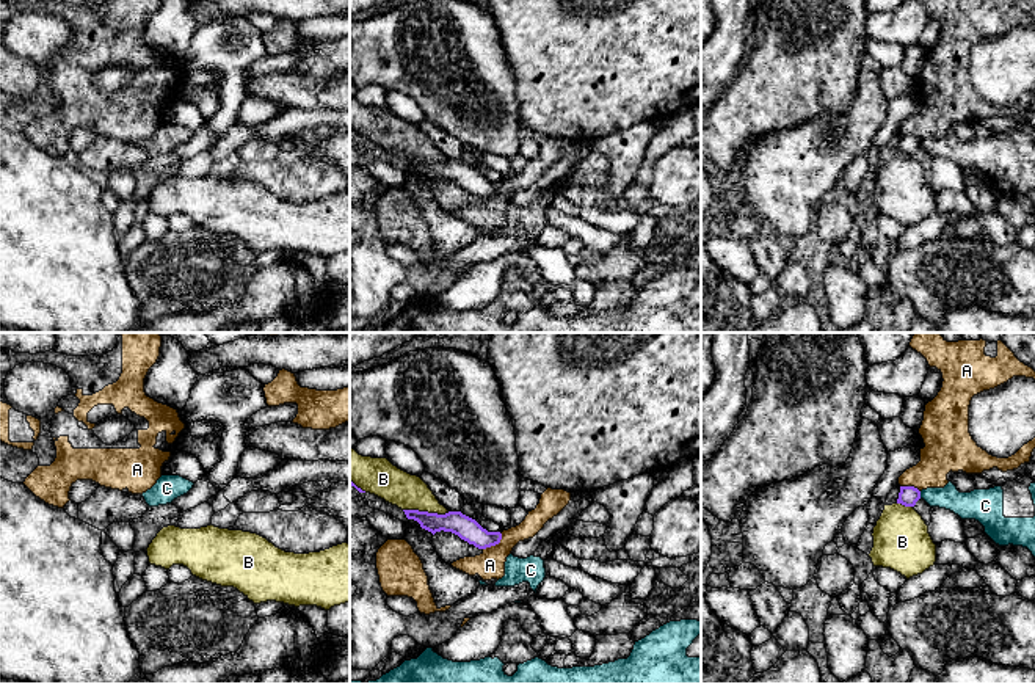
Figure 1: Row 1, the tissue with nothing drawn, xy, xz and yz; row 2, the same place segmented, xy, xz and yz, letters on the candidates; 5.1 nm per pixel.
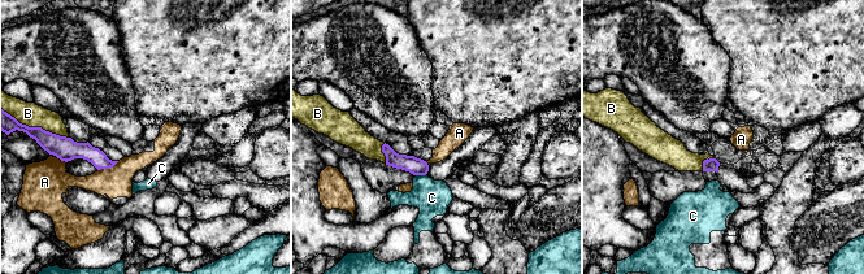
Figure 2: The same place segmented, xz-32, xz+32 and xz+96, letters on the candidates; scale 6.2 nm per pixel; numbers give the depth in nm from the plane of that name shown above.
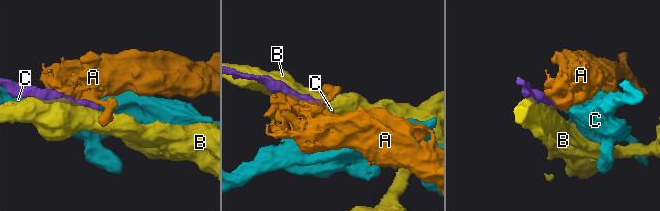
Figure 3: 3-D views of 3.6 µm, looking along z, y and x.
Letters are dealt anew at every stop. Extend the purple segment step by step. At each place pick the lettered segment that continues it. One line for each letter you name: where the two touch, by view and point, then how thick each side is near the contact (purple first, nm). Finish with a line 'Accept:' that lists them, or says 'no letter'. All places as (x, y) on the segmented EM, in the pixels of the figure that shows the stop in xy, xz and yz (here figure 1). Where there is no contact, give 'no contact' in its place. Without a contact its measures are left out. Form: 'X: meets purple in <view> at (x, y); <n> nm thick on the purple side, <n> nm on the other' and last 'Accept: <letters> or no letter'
Accept: no letter

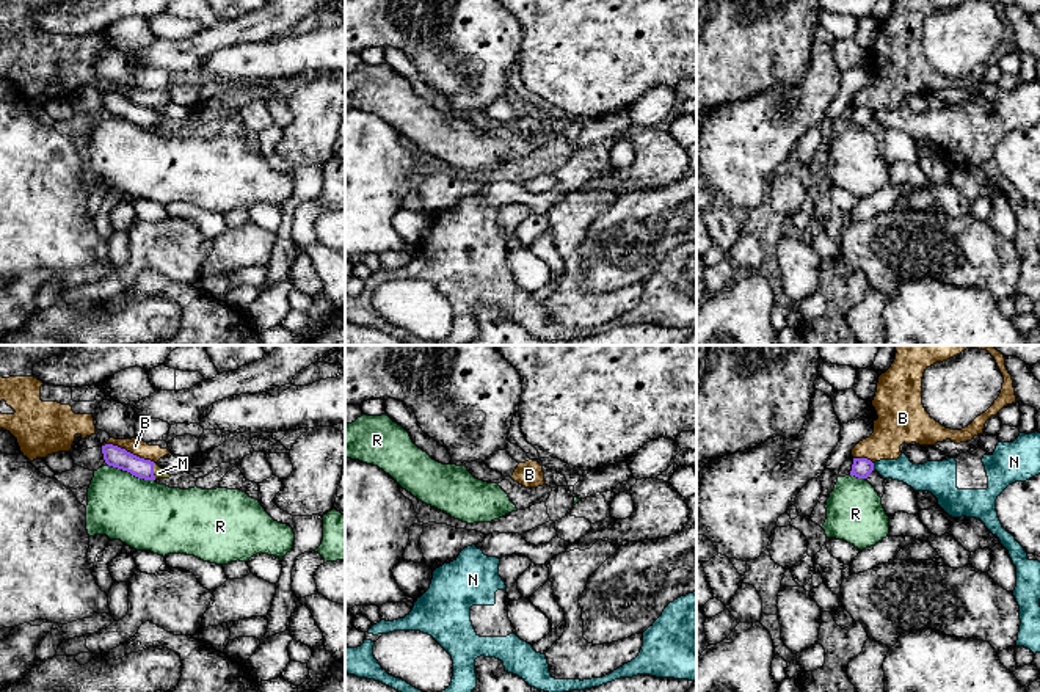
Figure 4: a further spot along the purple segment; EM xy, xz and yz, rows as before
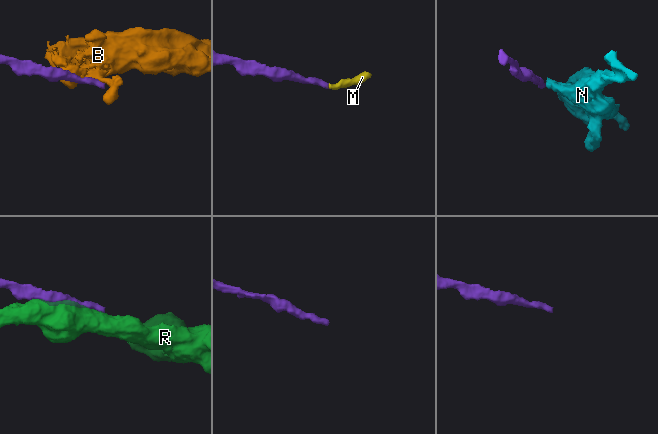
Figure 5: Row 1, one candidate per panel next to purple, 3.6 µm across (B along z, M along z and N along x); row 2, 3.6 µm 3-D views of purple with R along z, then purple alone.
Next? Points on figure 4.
M: meets purple in xy at (152, 471); 110 nm thick on the purple side, 60 nm on the other
Accept: M

